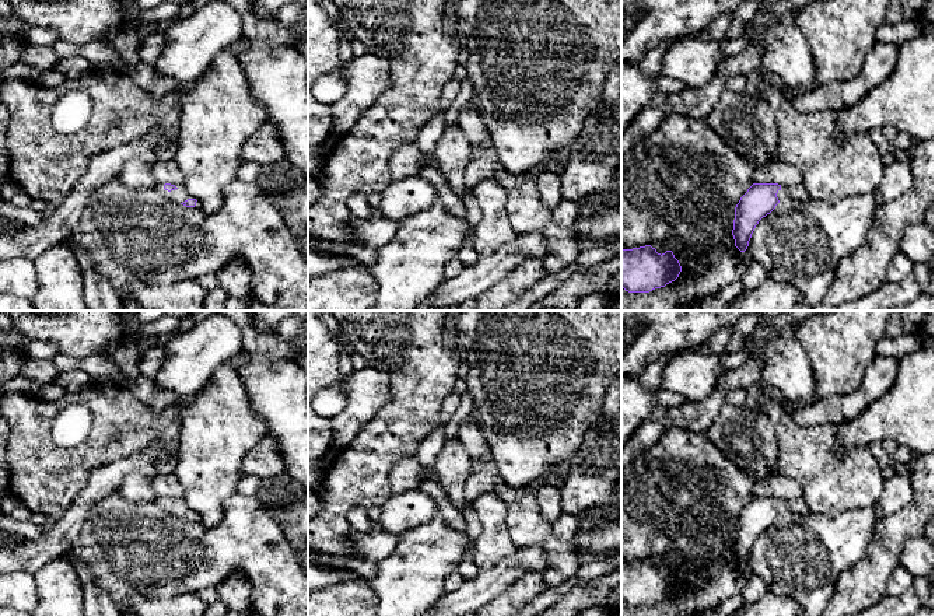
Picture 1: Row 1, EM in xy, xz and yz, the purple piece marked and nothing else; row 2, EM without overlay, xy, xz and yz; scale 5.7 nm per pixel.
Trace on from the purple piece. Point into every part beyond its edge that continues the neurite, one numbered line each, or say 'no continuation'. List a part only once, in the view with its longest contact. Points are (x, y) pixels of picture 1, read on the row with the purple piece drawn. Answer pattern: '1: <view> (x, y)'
1: xy (179, 195)

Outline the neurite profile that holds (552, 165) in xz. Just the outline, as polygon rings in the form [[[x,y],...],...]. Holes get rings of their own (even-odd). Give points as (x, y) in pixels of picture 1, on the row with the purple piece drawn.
[[[554,148],[553,151],[550,151],[542,162],[544,162],[546,165],[543,167],[542,172],[550,172],[553,175],[556,175],[557,178],[561,176],[565,164],[560,164],[556,161],[556,154],[560,151],[561,148]]]

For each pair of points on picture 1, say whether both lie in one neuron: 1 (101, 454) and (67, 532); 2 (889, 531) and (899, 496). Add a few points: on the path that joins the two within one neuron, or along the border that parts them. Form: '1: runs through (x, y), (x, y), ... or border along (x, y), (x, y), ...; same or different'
1: border along (123, 455), (100, 465), (74, 497); different
2: border along (910, 482), (913, 497), (881, 520); different

